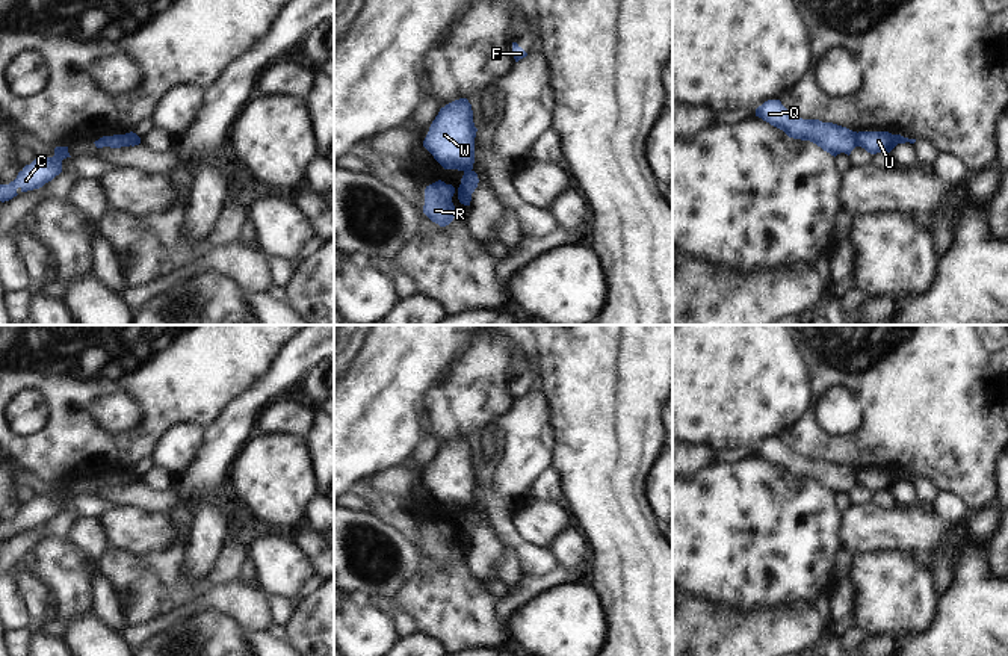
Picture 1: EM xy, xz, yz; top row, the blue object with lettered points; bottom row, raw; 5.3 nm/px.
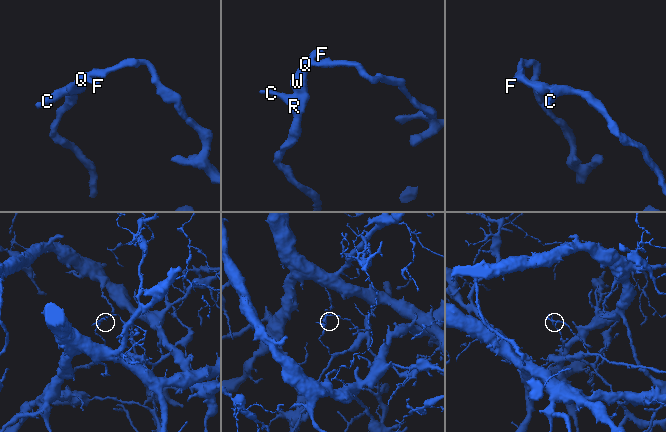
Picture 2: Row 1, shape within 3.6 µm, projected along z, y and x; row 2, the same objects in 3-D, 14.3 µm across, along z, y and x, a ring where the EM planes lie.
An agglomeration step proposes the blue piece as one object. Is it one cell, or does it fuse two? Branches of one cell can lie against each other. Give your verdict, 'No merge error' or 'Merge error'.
Merge error

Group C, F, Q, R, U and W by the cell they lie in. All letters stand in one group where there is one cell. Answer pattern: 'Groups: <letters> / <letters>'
Groups: C R U / F Q W

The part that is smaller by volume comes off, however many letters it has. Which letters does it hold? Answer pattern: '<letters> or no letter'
C, R, U

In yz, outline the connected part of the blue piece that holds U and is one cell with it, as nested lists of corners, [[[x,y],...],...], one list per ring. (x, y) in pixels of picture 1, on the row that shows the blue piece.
[[[858,132],[858,147],[864,148],[870,154],[890,153],[898,144],[914,144],[916,139],[908,139],[901,135],[892,135],[889,132]]]

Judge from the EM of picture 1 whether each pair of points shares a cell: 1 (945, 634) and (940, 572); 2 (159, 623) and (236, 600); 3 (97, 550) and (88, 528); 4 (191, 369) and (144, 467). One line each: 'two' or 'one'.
1: two
2: one
3: one
4: two

